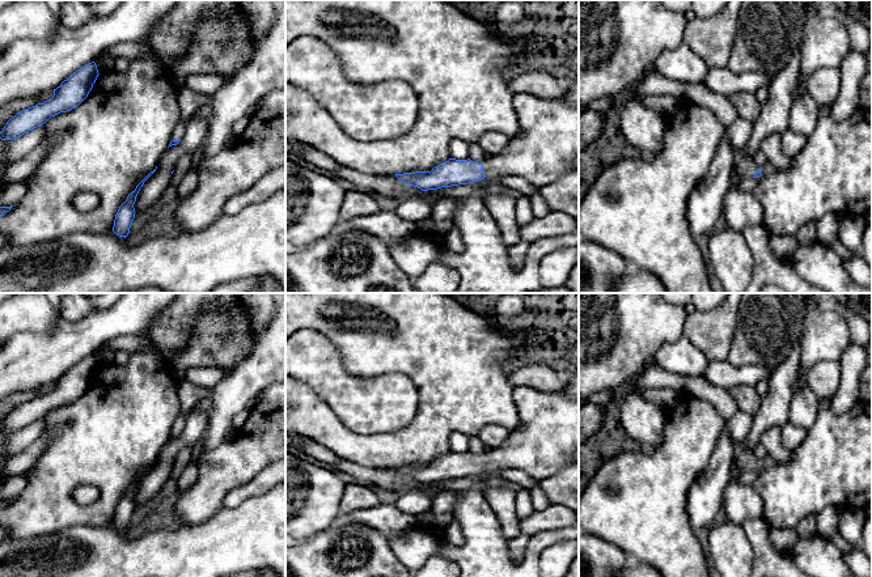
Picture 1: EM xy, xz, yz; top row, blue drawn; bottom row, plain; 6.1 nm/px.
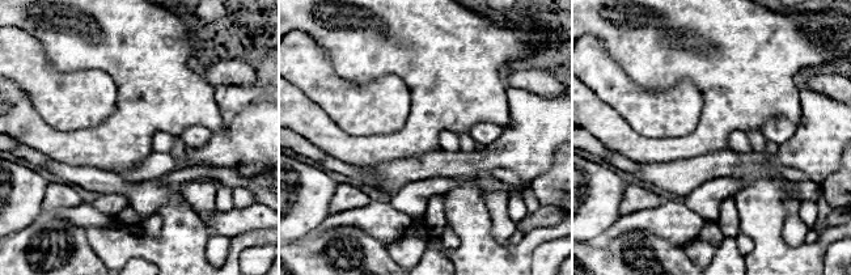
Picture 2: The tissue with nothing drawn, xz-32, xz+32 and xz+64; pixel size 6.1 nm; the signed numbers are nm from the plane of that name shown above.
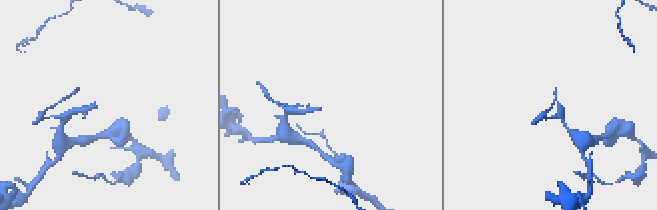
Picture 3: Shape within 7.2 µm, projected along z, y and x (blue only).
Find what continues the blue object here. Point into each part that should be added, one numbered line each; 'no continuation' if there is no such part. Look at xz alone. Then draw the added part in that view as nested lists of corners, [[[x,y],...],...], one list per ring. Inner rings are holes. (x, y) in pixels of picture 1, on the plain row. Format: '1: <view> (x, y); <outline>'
1: xz (547, 438); [[[566,365],[558,373],[564,383],[560,391],[539,391],[525,386],[513,389],[520,427],[511,430],[503,445],[484,453],[483,466],[487,471],[522,470],[541,481],[579,457],[579,368]]]

